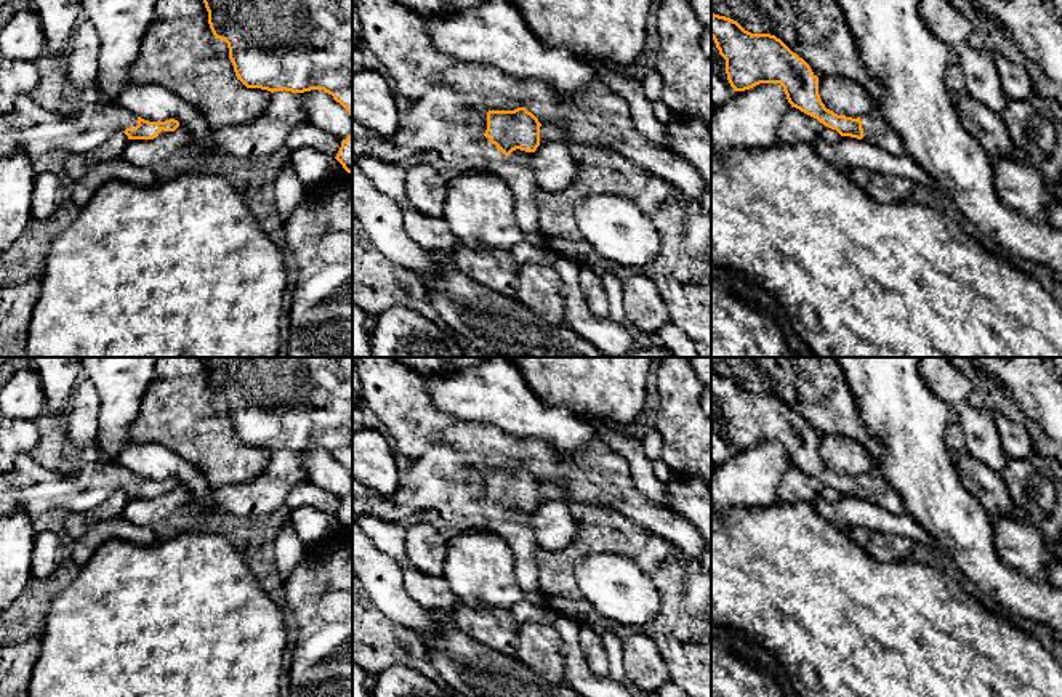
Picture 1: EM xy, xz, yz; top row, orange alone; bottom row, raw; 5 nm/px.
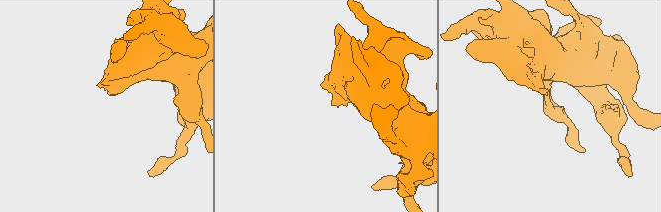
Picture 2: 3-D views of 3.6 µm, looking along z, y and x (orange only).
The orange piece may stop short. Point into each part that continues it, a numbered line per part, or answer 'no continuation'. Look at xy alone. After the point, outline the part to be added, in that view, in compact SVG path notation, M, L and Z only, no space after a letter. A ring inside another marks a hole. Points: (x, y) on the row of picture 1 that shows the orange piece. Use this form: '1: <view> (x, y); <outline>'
1: xy (28, 127); M22 95L8 114L0 112L0 157L18 151L30 160L53 151L85 154L136 125L138 115L112 103L93 103L75 117L67 117L48 112Z

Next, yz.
1: yz (876, 130); M878 107L860 117L863 128L863 141L868 141L892 155L905 154L905 146L899 133L884 119Z

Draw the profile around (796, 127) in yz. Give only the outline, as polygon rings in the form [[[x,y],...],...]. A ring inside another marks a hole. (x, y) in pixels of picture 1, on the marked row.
[[[791,107],[782,119],[778,128],[778,143],[782,144],[798,144],[807,143],[815,144],[819,141],[836,141],[838,136],[831,128],[820,123],[817,119]]]

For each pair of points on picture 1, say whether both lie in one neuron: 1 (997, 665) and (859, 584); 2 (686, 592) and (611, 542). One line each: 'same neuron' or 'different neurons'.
1: same neuron
2: same neuron

